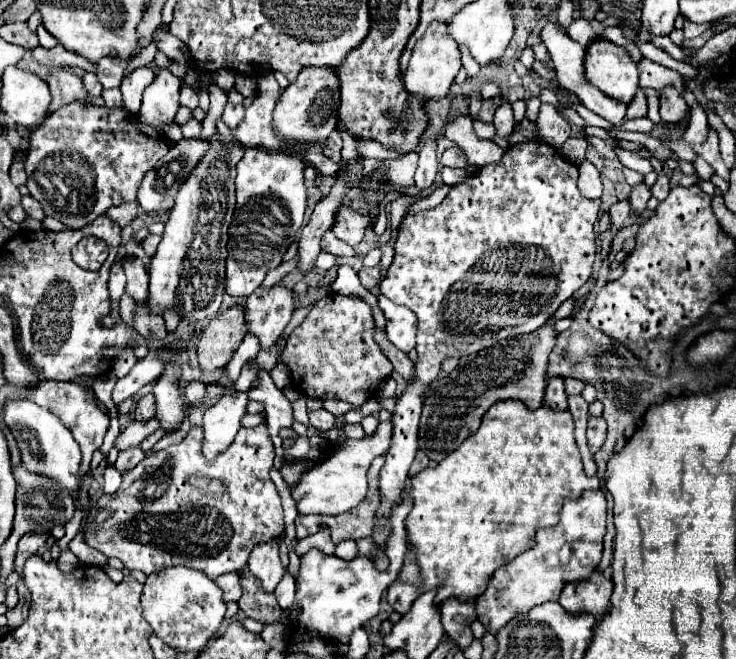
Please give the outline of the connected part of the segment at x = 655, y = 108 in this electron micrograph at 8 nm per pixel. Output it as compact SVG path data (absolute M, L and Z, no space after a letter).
M645 89L645 93L647 93L647 97L649 97L649 119L655 123L655 125L661 125L665 123L663 119L661 119L661 115L659 115L659 99L657 99L657 93L653 91L653 89Z

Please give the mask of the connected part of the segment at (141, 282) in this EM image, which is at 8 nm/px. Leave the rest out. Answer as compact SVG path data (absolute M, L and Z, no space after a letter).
M128 257L122 263L125 275L127 275L127 293L135 301L147 299L149 291L149 274L144 263L136 257Z

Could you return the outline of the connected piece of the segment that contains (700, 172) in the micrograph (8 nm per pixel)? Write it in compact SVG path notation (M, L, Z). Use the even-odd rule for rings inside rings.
M695 157L695 161L693 161L693 167L695 167L695 173L697 173L697 177L699 179L703 179L703 181L709 181L711 177L713 177L713 169L711 169L711 165L703 159L703 157Z

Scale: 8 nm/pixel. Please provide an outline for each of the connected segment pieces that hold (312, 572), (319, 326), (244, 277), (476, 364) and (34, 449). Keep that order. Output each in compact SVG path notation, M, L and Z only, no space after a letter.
M407 481L403 501L395 505L391 513L393 537L387 540L386 555L390 563L385 571L377 571L365 557L343 561L333 555L323 555L317 549L301 557L301 569L297 577L297 601L301 605L301 615L299 621L291 627L291 631L305 631L307 635L325 635L327 639L335 639L337 635L351 635L357 627L361 627L379 613L381 595L397 579L403 567L405 537L407 537L405 517L409 515L409 511L411 511L411 497Z
M329 293L317 301L305 321L289 335L283 351L293 385L311 399L341 399L351 405L363 405L371 399L393 371L373 341L373 323L371 307L359 297Z
M245 149L243 159L237 163L237 205L227 245L225 291L229 295L249 297L263 283L267 271L283 261L287 247L295 243L307 207L303 169L305 163L299 155Z
M545 323L541 329L529 335L497 341L491 349L461 357L459 365L449 375L439 377L425 397L419 423L419 449L429 453L433 459L441 459L455 451L469 435L479 429L483 413L497 401L517 399L525 403L527 409L541 407L547 385L547 357L555 345L557 333L553 323Z
M13 399L3 405L3 421L11 429L19 445L23 465L33 473L59 481L73 495L73 491L77 489L77 479L79 479L81 451L71 431L61 423L61 419L49 413L47 409L41 409L37 403L29 399Z

